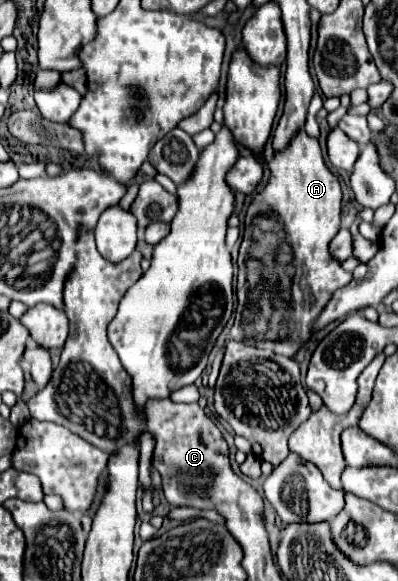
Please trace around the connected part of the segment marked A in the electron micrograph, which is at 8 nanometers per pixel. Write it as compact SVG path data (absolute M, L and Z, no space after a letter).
M301 130L289 148L275 154L269 162L271 178L247 208L245 234L239 248L239 276L237 276L237 314L231 328L231 338L245 344L271 350L293 358L313 334L313 324L327 306L333 292L351 282L351 272L341 268L341 262L331 256L329 242L341 228L341 186L337 176L325 166L319 142Z

